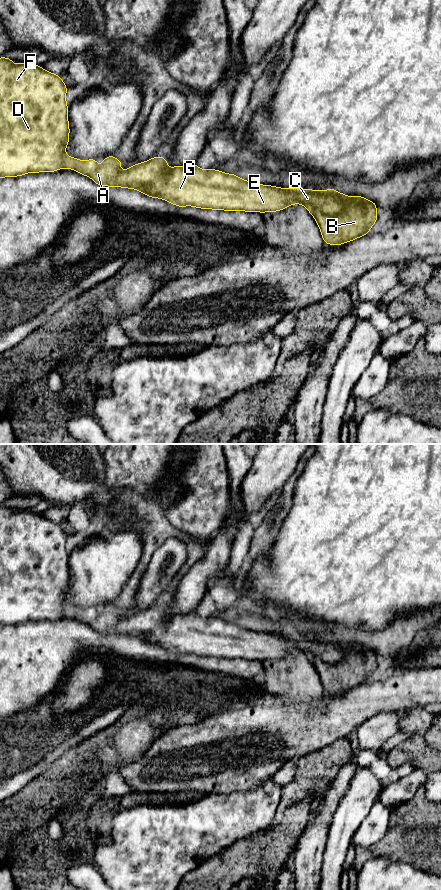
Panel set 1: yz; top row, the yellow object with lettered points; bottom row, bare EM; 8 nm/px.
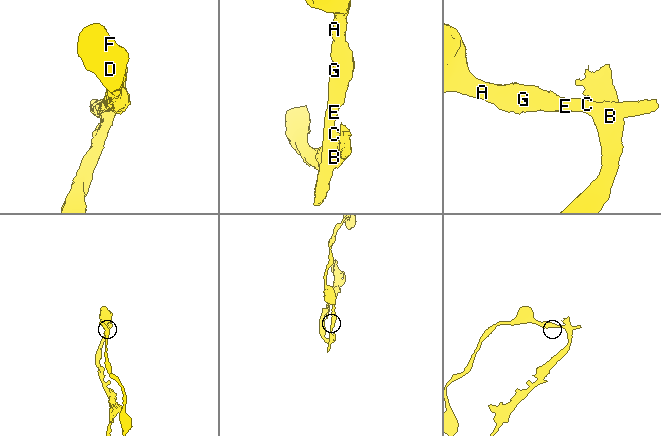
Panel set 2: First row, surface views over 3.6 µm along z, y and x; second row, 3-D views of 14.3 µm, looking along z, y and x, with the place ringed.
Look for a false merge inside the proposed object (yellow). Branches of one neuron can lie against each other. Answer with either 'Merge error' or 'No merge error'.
Merge error

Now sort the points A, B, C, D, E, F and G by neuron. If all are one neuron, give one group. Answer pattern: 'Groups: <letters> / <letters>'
Groups: A C D E F G / B

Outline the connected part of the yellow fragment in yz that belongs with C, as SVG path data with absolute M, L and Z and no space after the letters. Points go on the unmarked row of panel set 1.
M0 505L0 626L22 624L30 620L55 620L61 616L74 617L78 621L89 624L96 632L110 635L137 637L152 646L161 646L178 655L194 654L196 656L246 660L275 660L286 657L292 652L304 653L311 663L320 658L328 664L344 661L347 655L355 650L355 646L340 642L334 644L321 638L279 636L248 630L234 622L227 622L219 618L202 618L196 612L185 615L169 616L164 605L152 607L133 613L126 618L120 618L123 609L112 603L106 605L98 614L95 607L81 609L65 601L69 590L68 554L66 552L67 534L62 526L42 517L39 513L29 510L14 512L10 506Z

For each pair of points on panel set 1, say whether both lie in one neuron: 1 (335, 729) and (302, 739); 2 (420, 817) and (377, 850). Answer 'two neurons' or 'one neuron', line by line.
1: one neuron
2: one neuron

